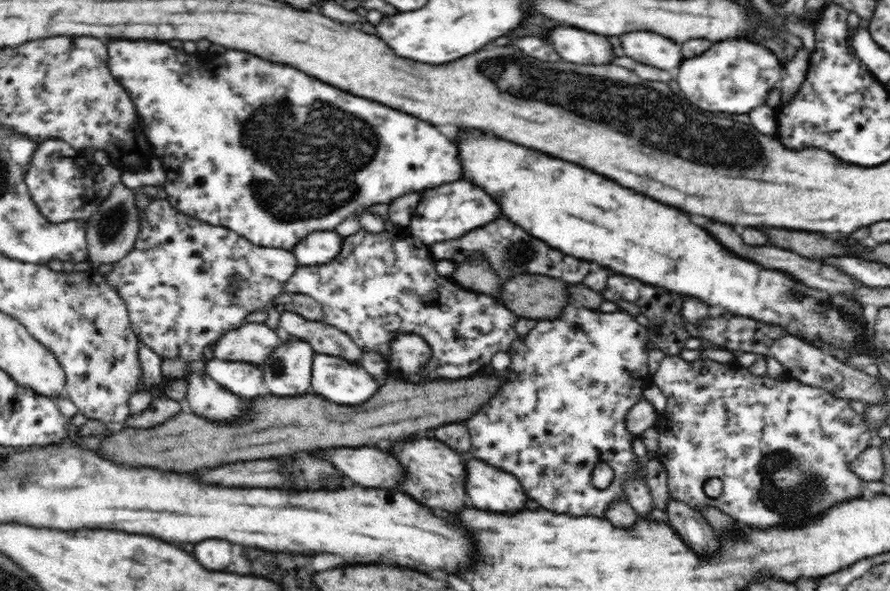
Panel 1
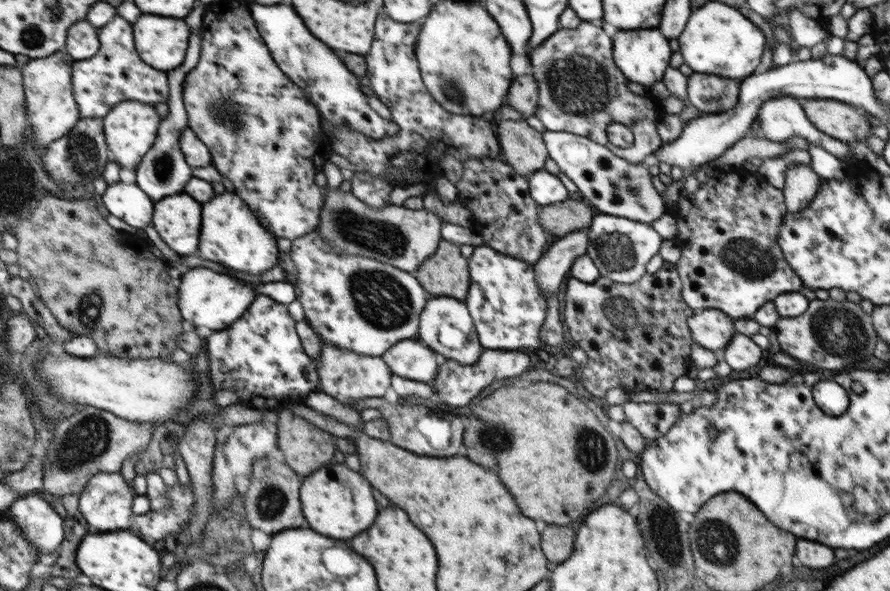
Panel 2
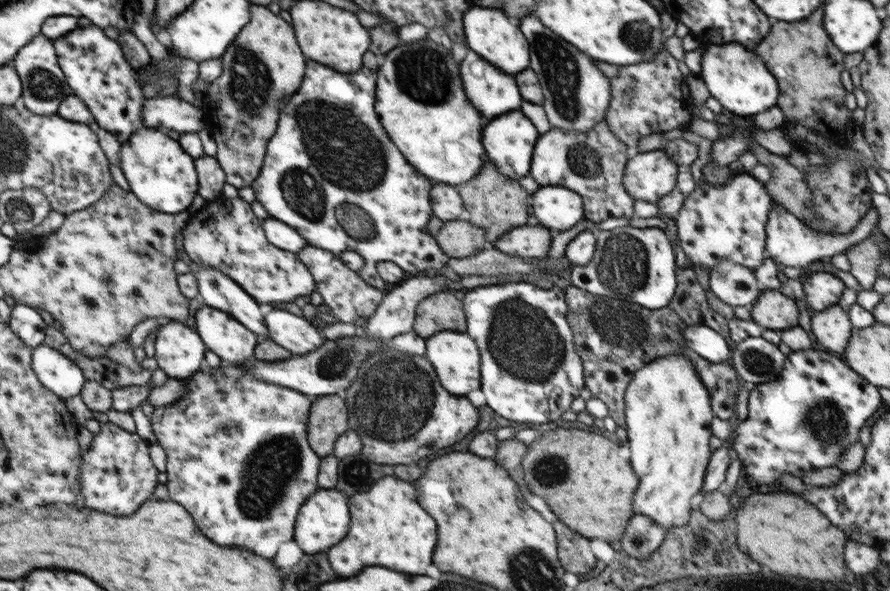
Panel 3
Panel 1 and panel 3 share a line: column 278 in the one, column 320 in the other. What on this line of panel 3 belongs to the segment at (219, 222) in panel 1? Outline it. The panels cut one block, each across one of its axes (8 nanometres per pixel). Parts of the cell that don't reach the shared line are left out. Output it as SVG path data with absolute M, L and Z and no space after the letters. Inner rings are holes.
M306 60L306 76L304 76L304 82L302 82L300 90L296 90L296 94L292 94L292 98L288 100L288 104L282 108L277 132L270 138L269 144L267 145L262 172L259 174L258 180L256 180L250 188L254 190L256 202L264 206L270 217L291 226L296 232L299 232L310 245L316 248L322 248L322 250L329 250L337 257L347 250L357 252L362 259L364 259L364 266L362 266L357 273L362 277L364 282L382 291L385 288L385 282L380 278L376 269L378 262L392 262L402 268L402 270L419 276L426 270L442 269L446 265L446 262L448 262L449 256L442 252L435 236L426 231L426 225L433 216L430 203L430 190L434 188L434 184L436 183L426 178L423 174L420 174L412 165L408 164L406 159L404 159L404 155L398 151L394 142L388 137L388 134L384 132L384 128L380 126L374 109L376 83L377 73L369 68L364 68L364 66L356 72L340 74L340 72L336 72L336 70L330 70L330 68L326 68L326 66L320 66L318 62Z

